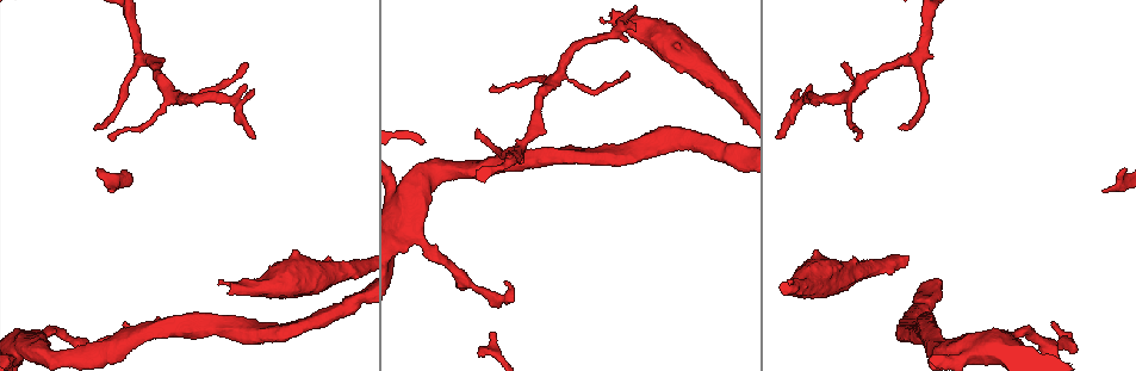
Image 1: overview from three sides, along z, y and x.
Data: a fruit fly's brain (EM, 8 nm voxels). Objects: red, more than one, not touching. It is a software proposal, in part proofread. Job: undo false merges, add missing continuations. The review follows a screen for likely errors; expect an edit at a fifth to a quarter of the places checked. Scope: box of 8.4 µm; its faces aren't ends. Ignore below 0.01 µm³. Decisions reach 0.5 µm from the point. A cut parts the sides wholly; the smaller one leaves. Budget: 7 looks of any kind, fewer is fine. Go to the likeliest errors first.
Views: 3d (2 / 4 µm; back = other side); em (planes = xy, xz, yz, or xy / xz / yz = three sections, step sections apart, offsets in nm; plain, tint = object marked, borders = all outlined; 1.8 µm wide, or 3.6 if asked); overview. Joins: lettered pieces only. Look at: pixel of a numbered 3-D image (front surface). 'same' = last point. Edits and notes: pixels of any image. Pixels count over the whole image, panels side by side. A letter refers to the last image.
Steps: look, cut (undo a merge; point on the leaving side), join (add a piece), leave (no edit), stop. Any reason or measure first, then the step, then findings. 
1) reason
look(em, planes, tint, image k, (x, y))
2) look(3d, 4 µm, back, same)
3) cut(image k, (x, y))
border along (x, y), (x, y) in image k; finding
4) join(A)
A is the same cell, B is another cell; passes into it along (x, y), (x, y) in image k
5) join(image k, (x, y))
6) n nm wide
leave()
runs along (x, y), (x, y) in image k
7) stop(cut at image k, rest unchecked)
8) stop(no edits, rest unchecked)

branch stops here
look(em, 3.6 µm, xy, step 16, borders, image 1, (218, 280))

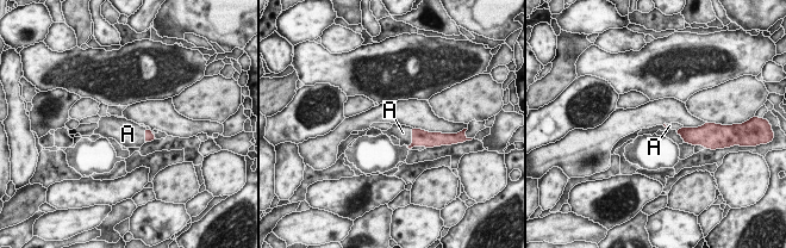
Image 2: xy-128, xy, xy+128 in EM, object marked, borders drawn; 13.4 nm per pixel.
look(em, 3.6 µm, planes, borders, same)

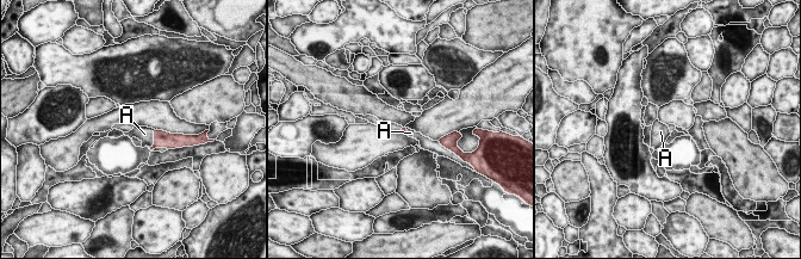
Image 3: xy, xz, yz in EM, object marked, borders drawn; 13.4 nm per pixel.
join(A)
A is the same cell; passes into it along (162, 139), (154, 139), (144, 134) in image 3; the cell continues

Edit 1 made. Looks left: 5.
look(overview)

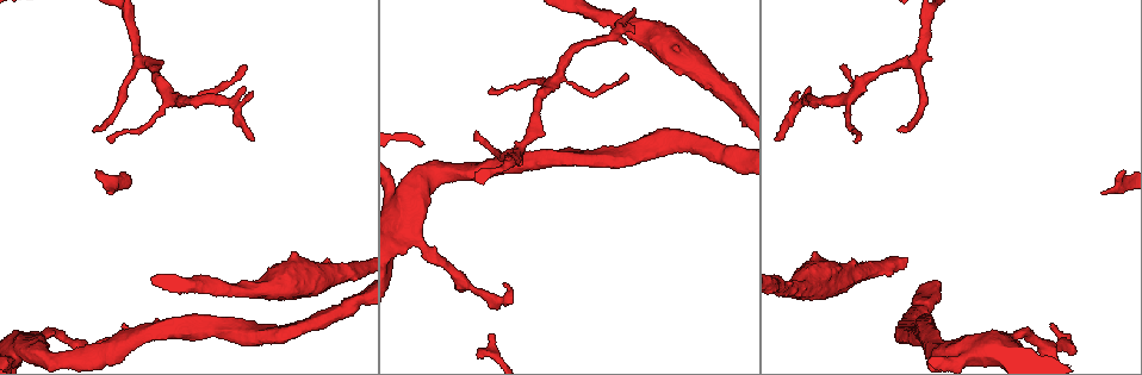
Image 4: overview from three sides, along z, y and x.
an open end
look(3d, 4 µm, image 4, (122, 326))

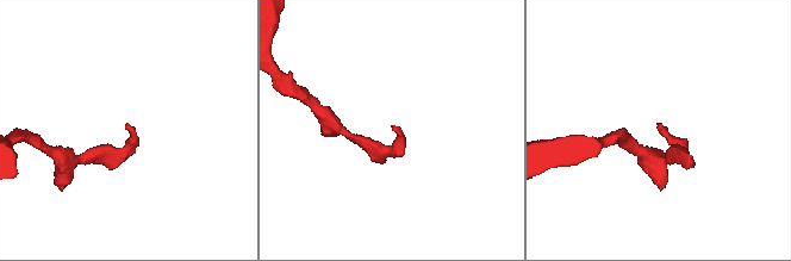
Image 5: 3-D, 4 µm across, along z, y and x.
need the tissue
look(em, 3.6 µm, planes, borders, image 5, (126, 128))

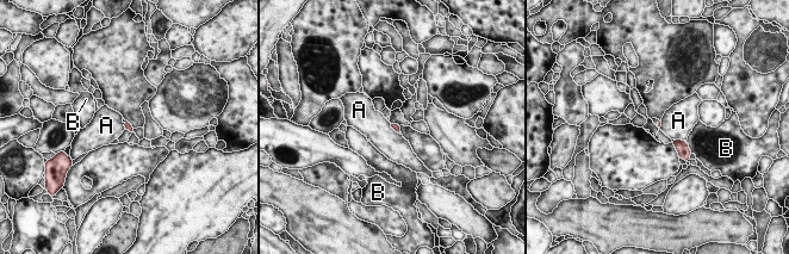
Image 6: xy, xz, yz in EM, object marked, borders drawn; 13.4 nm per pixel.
leave()
A and B are other cells; border along (389, 123), (401, 135) in image 6; no lettered piece goes on from it

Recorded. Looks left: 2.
an open end
look(em, planes, borders, image 4, (426, 216))

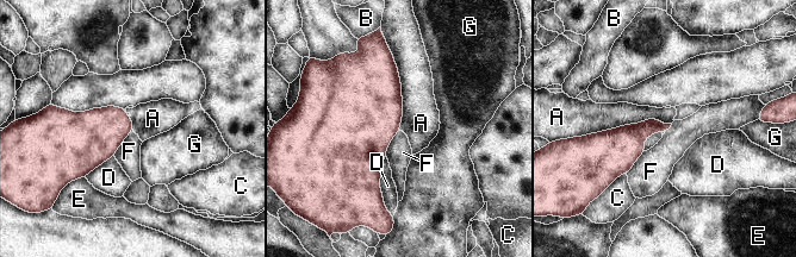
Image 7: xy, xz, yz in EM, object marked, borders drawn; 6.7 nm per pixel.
leave()
A, B, C, D, E, F and G are other cells; no lettered piece goes on from it

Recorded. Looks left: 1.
stop(join at image 3, rest unchecked)

